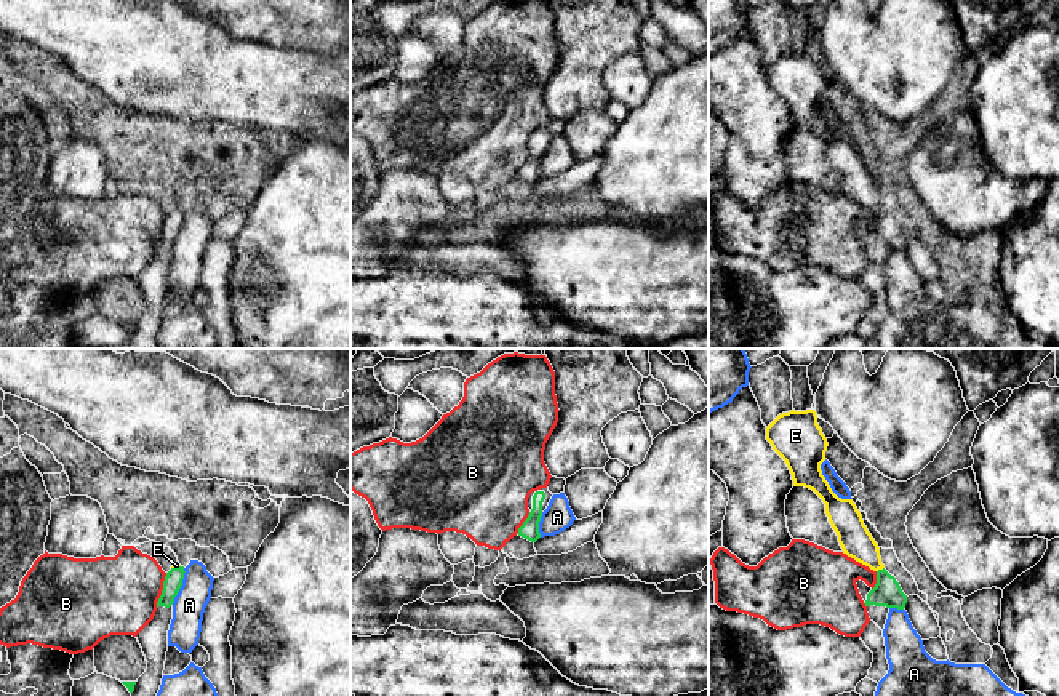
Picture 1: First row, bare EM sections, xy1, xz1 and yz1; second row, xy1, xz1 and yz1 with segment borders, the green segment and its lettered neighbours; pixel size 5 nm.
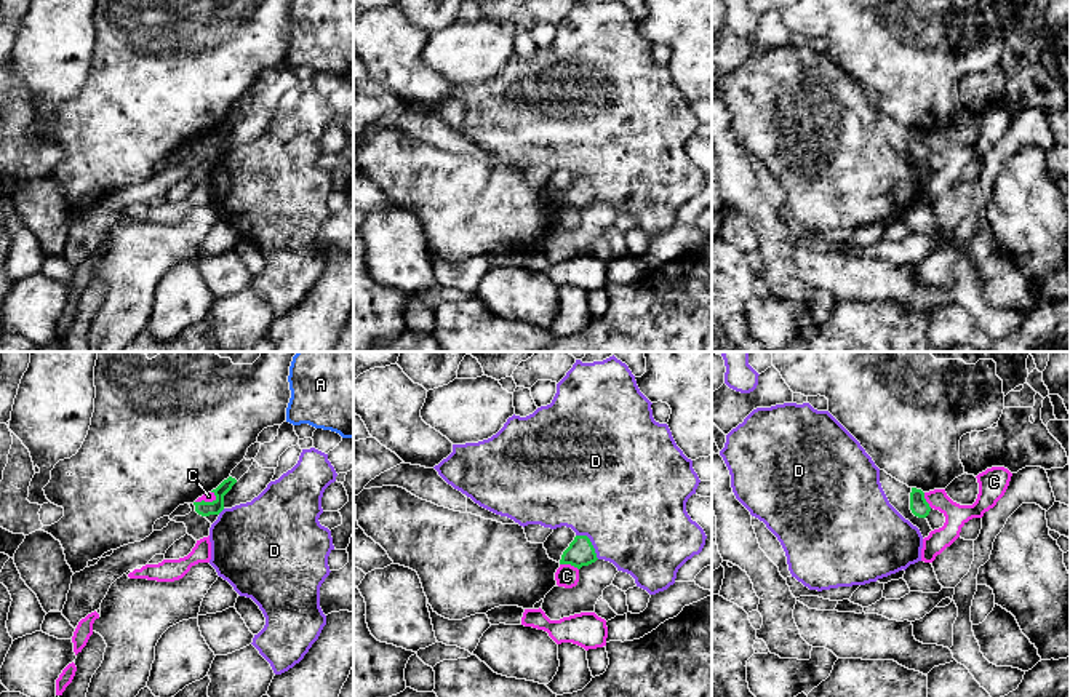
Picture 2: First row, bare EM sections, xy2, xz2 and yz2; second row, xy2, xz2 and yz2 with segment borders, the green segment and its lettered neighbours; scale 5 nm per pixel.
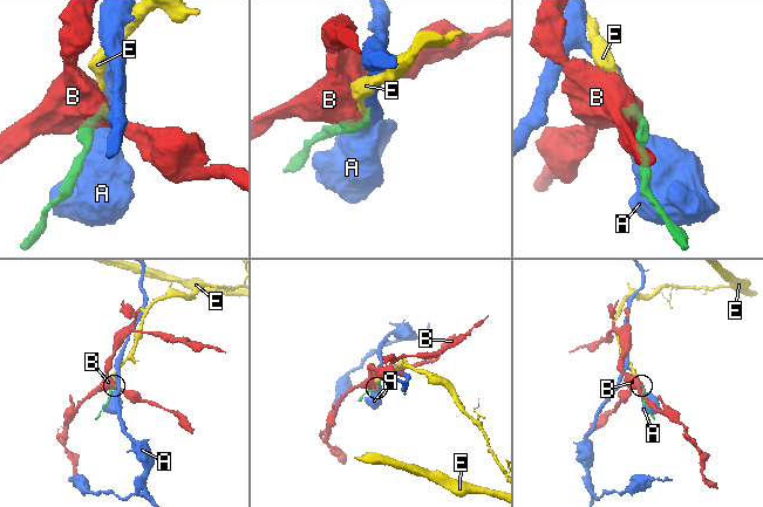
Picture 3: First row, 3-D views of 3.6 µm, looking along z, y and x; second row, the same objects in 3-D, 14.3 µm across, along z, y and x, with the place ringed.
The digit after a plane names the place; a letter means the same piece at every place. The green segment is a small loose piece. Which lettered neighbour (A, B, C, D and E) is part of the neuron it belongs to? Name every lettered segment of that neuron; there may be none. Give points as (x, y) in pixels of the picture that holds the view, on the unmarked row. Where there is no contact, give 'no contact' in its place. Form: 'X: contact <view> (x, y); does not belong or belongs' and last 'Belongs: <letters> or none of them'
A: contact xy1 (181, 226); does not belong
B: contact xy1 (162, 232); does not belong
C: contact xz2 (570, 205); does not belong
D: contact xz2 (590, 184); does not belong
E: contact yz1 (880, 212); belongs
Belongs: E

